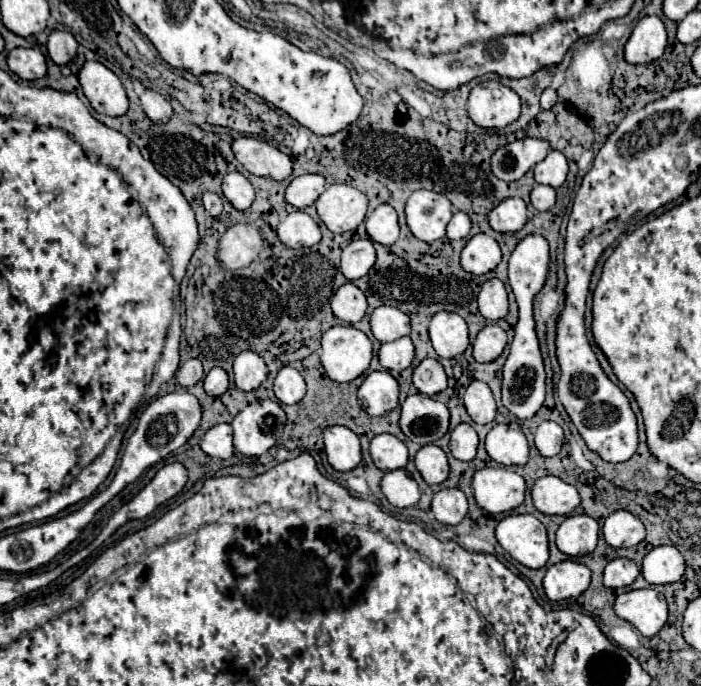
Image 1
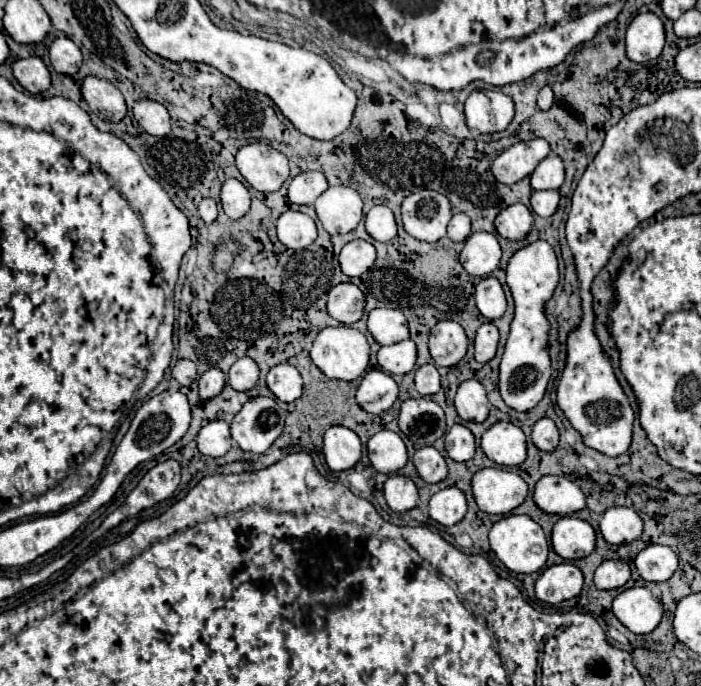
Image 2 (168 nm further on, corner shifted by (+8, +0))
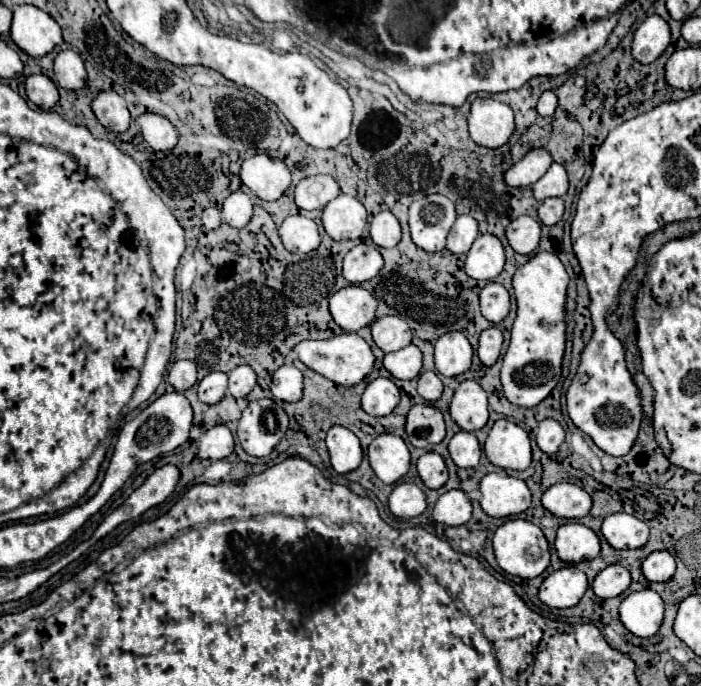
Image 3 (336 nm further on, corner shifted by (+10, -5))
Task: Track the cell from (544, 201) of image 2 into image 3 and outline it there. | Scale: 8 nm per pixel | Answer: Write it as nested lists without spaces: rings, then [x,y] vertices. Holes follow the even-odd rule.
[[[552,197],[552,199],[542,201],[538,215],[544,225],[556,225],[564,215],[564,201],[560,197]]]

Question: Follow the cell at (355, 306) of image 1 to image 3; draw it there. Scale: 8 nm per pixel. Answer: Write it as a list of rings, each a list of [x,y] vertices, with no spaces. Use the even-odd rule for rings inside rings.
[[[358,285],[344,287],[330,297],[330,313],[334,321],[348,333],[370,325],[376,319],[378,301]]]

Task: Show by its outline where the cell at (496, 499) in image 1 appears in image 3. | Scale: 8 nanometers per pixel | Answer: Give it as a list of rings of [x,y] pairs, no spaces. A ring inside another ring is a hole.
[[[488,473],[482,483],[482,509],[490,517],[512,517],[520,515],[530,507],[530,489],[522,479],[510,477],[510,475],[498,475],[498,473]]]

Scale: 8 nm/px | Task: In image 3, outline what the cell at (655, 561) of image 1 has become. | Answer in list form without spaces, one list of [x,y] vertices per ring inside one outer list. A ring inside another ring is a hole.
[[[654,551],[644,559],[642,571],[644,571],[646,579],[652,583],[654,581],[668,581],[676,571],[676,561],[668,551]]]

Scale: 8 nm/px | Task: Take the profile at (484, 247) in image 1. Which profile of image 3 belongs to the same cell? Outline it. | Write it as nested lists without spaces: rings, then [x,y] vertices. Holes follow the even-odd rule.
[[[480,235],[466,257],[466,273],[474,279],[494,281],[502,273],[504,263],[506,255],[500,239],[494,235]]]

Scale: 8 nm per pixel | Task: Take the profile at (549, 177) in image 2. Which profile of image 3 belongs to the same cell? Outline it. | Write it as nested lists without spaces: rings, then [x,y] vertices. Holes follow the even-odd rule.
[[[552,163],[550,169],[532,185],[532,189],[538,201],[544,201],[548,197],[562,197],[568,191],[568,175],[564,165]]]

